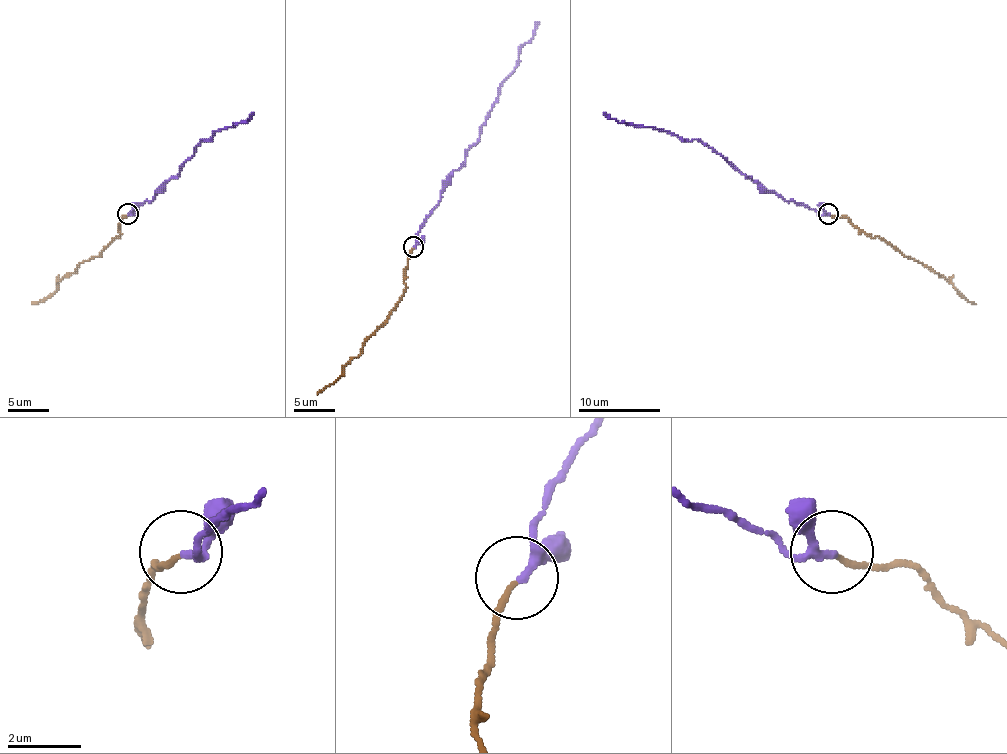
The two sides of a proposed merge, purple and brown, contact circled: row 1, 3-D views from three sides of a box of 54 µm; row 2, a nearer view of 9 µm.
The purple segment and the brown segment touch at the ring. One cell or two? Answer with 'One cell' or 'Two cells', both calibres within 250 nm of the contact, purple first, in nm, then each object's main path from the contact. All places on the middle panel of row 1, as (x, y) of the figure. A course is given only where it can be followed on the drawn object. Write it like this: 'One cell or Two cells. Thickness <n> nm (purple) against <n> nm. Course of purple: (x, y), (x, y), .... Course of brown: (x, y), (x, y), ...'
Two cells. Thickness 190 nm (purple) against 140 nm. Course of purple: (414, 246), (424, 219), (438, 203), (444, 182), (477, 141), (502, 82), (514, 69), (518, 51), (539, 22). Course of brown: (414, 248), (403, 279), (405, 289), (389, 318), (338, 378), (317, 394)

